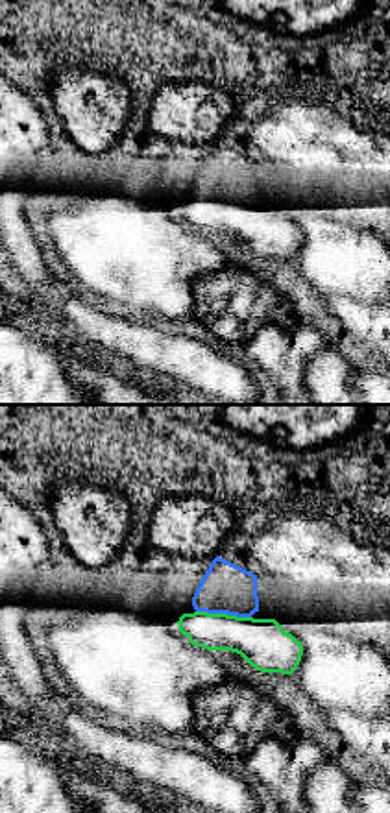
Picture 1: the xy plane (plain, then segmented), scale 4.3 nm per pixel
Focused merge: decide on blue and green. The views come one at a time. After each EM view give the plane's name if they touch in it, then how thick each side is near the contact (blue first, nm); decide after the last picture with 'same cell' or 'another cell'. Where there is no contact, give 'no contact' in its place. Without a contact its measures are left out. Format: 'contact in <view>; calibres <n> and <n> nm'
contact in xy; calibres 220 and 220 nm

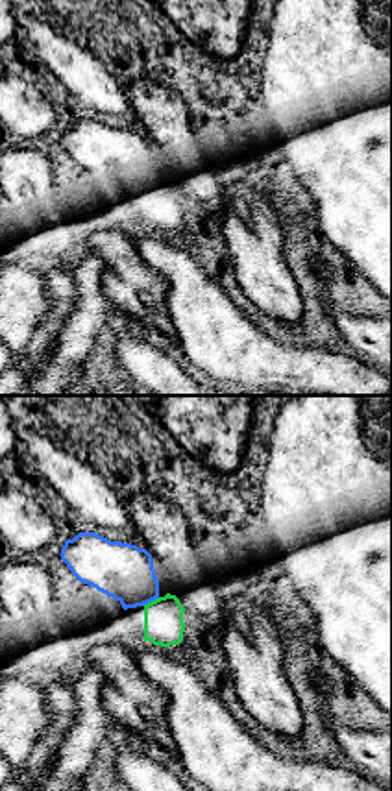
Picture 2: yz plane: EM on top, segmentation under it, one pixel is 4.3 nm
contact in yz; calibres 240 and 180 nm

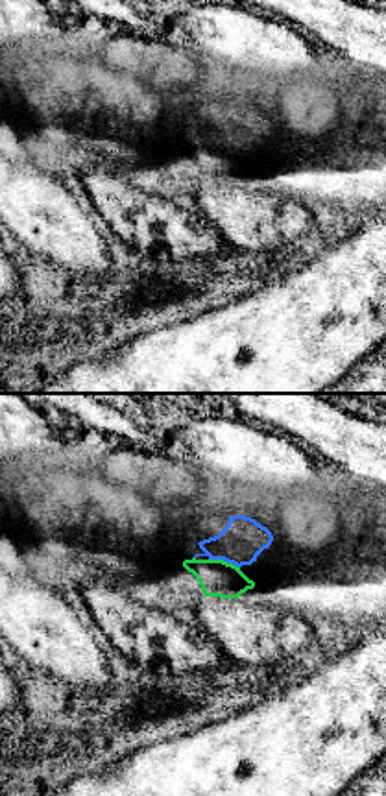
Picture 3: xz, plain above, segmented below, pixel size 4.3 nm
contact in xz; calibres 190 and 160 nm

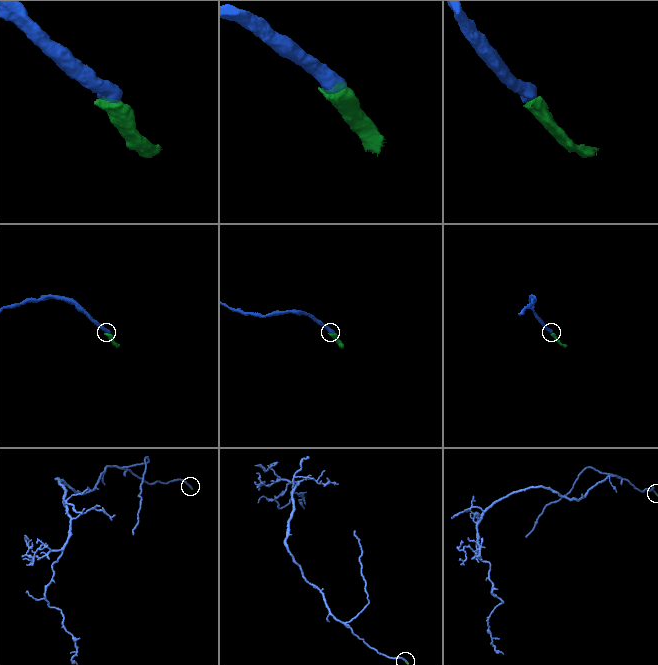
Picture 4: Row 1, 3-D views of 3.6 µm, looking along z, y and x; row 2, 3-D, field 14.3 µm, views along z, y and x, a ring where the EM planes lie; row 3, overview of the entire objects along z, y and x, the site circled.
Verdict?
same cell

